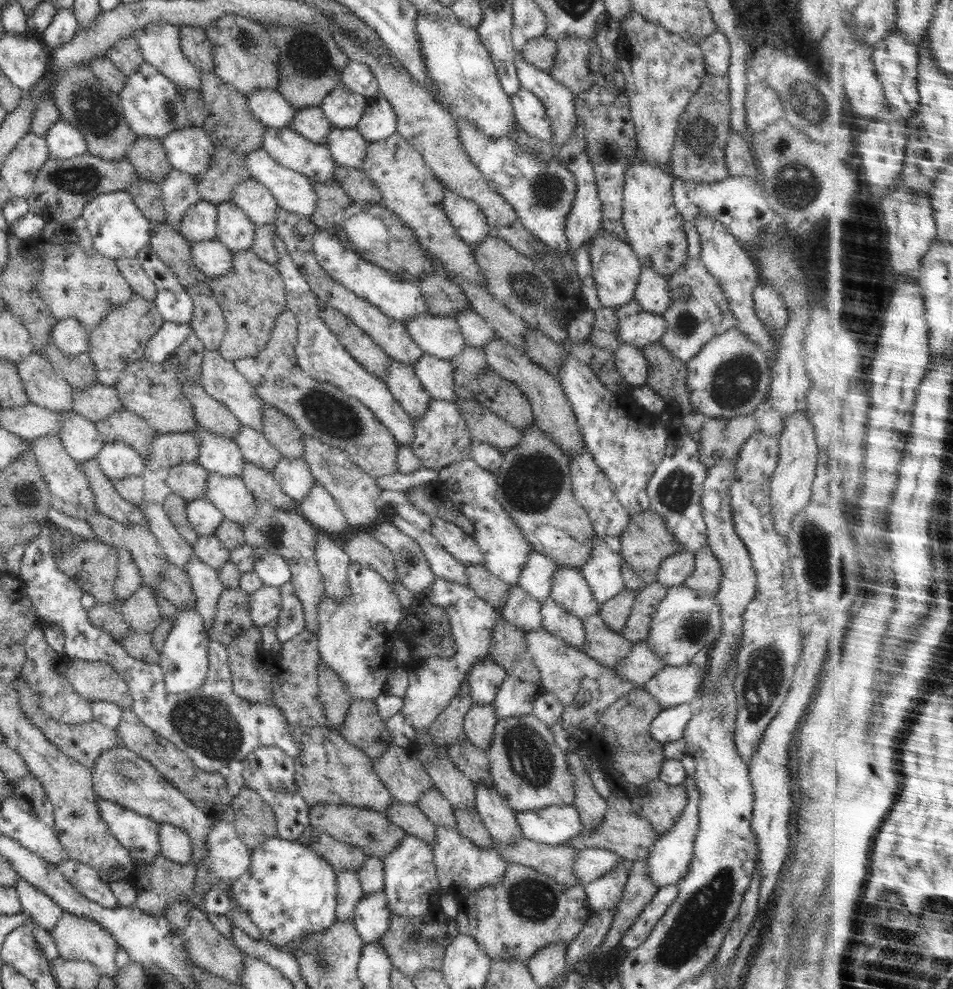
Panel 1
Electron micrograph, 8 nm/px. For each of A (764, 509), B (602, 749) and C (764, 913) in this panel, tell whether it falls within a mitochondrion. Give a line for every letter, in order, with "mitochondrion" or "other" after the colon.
A: other
B: other
C: other

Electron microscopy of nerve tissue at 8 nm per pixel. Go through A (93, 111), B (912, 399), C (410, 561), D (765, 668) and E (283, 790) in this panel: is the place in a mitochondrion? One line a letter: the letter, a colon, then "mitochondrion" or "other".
A: mitochondrion
B: other
C: other
D: mitochondrion
E: mitochondrion

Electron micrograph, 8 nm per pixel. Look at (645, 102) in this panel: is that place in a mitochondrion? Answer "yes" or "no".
no

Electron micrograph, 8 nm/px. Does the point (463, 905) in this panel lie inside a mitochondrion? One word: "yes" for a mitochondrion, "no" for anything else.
no

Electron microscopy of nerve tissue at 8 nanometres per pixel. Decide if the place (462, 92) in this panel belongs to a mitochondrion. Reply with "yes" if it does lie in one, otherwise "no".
yes

